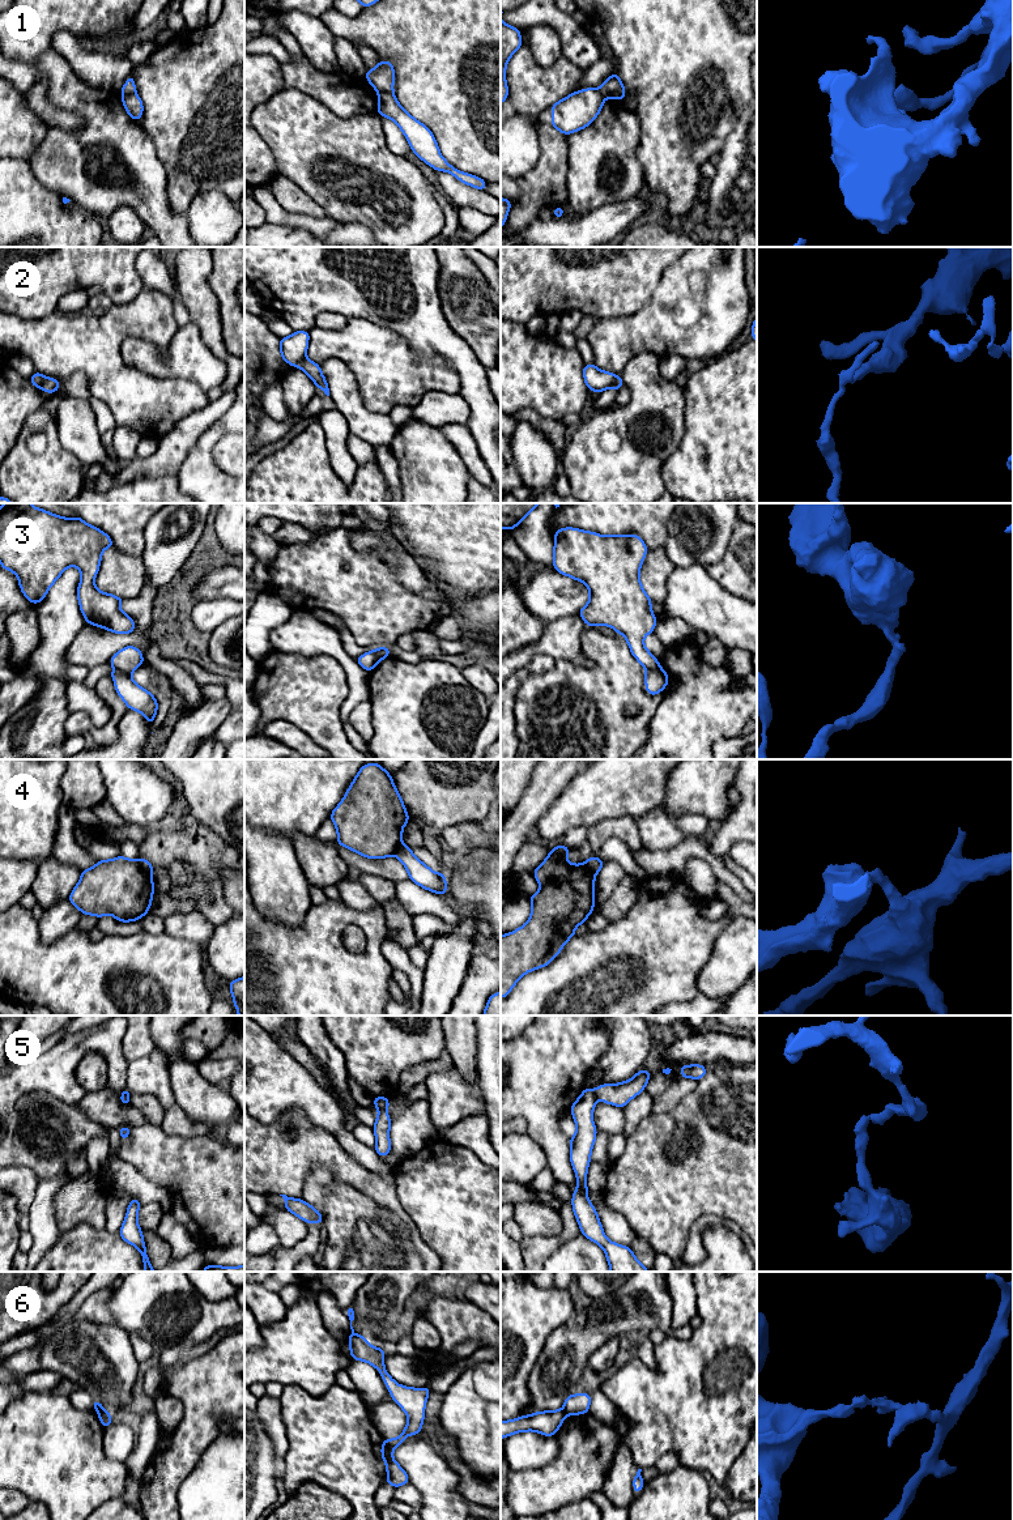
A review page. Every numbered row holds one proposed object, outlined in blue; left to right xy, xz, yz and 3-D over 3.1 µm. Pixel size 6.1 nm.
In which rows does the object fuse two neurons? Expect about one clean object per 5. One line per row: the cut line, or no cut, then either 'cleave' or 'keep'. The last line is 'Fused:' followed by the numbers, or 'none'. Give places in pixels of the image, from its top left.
1: cut in xz along (378, 90), (392, 94); cleave
2: cut in yz along (617, 377), (609, 387); cleave
3: cut in xy along (115, 668), (130, 675); cleave
4: cut in xy along (139, 859), (143, 869), (150, 876); cleave
5: cut in yz along (594, 1090), (596, 1098); cleave
6: cut in xy along (105, 1410), (98, 1412); cleave
Fused: 1, 2, 3, 4, 5, 6

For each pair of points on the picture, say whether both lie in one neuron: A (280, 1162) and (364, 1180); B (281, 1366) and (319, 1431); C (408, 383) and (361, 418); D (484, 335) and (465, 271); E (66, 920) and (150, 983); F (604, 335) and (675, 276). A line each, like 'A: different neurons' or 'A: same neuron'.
A: same neuron
B: different neurons
C: different neurons
D: same neuron
E: different neurons
F: same neuron

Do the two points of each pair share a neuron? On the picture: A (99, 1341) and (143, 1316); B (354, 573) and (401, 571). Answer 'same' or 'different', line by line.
A: different
B: different

